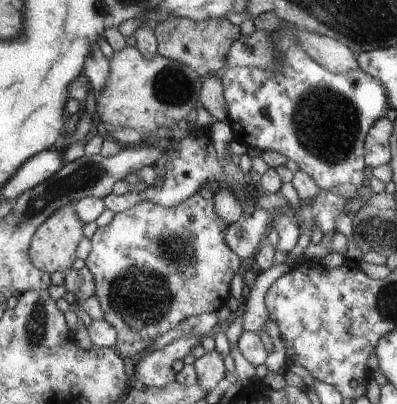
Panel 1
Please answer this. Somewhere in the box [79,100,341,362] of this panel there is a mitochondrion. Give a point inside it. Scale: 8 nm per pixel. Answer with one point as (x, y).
(138, 297)

